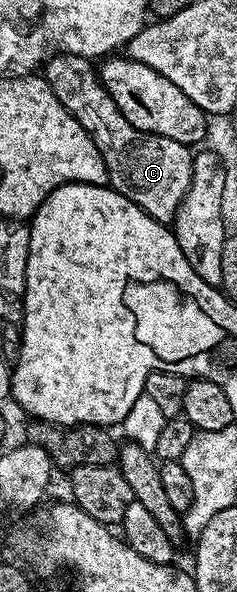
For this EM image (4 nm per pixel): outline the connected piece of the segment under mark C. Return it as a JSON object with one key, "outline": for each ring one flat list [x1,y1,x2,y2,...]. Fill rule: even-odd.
{"outline":[[58,52,47,58,41,69,42,76,49,83,53,95,85,127,93,139,101,159,105,159,107,179,110,188,116,189,125,199,137,203,153,219,167,223,174,218,185,195,191,190,195,170,192,150,174,139,165,139,145,131,137,131,121,115,117,103,99,81,99,75,92,58,73,53]]}

